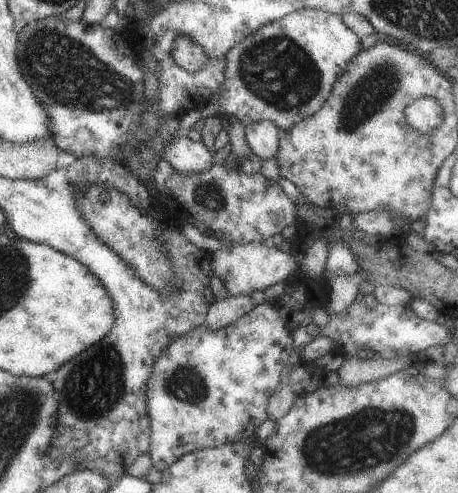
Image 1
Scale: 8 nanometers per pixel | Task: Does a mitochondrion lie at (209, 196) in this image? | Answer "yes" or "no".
yes

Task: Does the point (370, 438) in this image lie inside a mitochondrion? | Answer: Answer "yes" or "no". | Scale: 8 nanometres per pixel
yes

